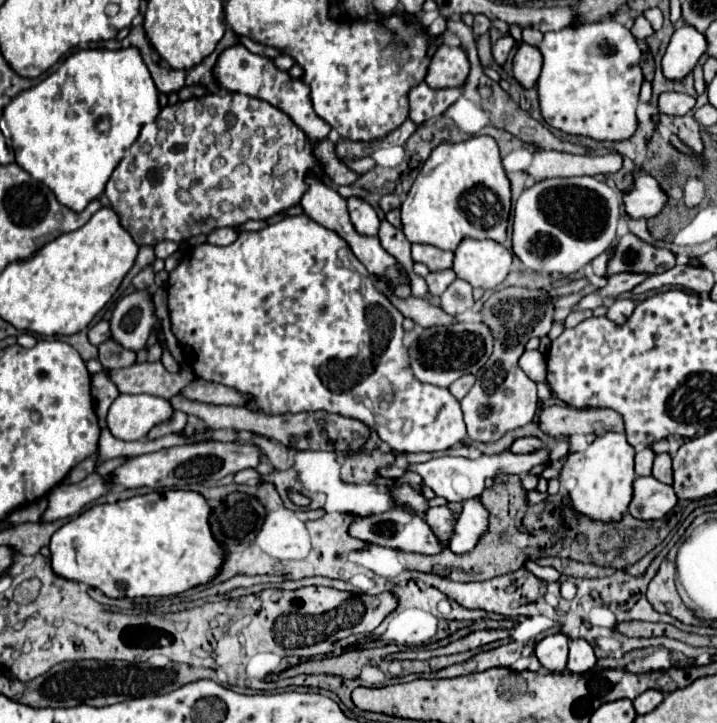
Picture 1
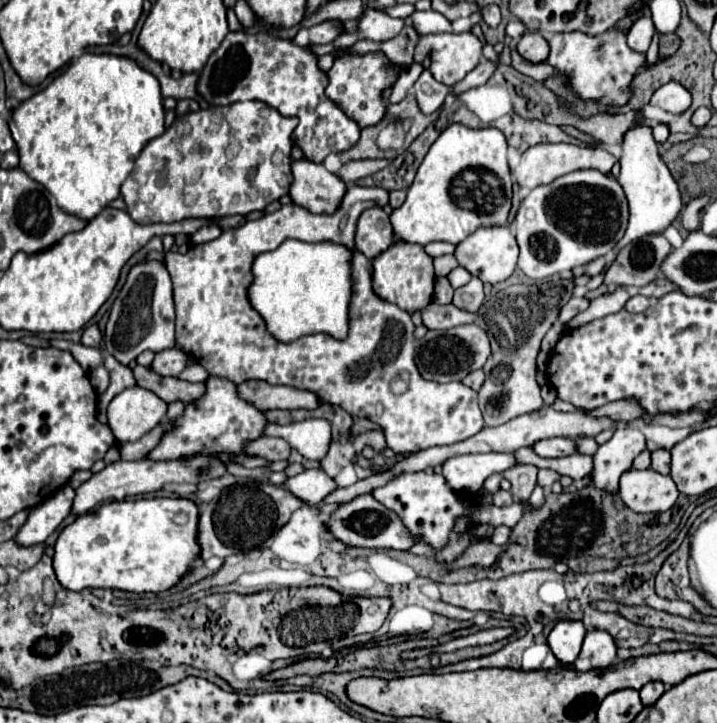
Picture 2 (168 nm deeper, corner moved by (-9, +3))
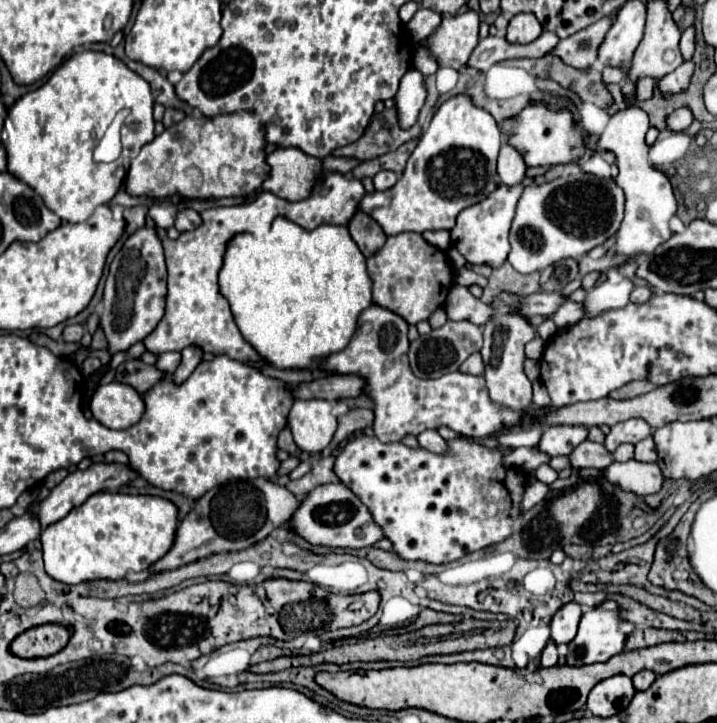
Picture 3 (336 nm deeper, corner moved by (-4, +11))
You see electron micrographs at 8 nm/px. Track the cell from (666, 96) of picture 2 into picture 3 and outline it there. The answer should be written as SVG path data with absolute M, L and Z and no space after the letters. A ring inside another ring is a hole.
M643 77L641 81L637 81L637 99L639 101L651 99L653 97L653 87L655 87L655 83L651 81L651 77Z

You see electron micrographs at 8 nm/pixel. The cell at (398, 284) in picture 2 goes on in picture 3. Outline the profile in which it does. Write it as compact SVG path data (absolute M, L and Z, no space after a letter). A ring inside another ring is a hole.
M419 233L387 237L383 249L367 259L367 273L373 281L373 303L391 309L411 325L427 319L441 307L453 283L453 267L447 253L429 245Z

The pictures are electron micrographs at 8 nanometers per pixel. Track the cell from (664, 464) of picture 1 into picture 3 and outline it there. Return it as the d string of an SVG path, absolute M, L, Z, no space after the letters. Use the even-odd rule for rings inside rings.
M647 437L635 445L635 459L645 461L645 463L655 463L657 461L657 449L653 437Z

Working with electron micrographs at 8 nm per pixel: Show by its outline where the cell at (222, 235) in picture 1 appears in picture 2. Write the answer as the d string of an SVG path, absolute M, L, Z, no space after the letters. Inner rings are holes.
M204 225L200 227L196 233L190 235L190 245L198 245L198 243L206 243L216 239L222 233L222 229L218 225Z

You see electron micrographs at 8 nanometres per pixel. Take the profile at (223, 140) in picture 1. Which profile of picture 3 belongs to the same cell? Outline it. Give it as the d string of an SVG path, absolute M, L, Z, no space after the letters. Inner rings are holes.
M235 111L221 117L185 117L131 159L125 191L133 197L153 193L153 199L169 199L171 195L183 199L253 195L271 175L265 147L265 123L253 111Z

